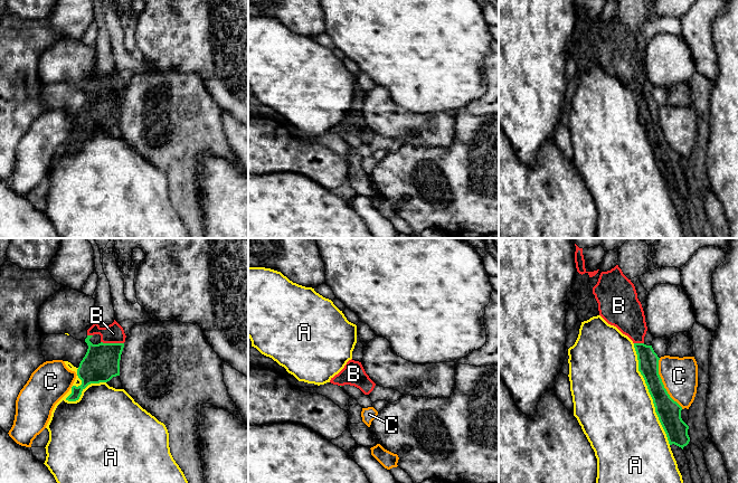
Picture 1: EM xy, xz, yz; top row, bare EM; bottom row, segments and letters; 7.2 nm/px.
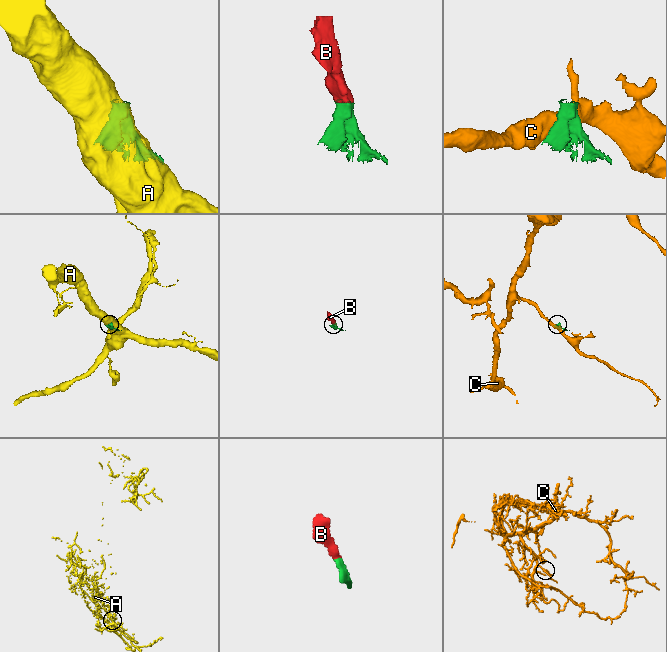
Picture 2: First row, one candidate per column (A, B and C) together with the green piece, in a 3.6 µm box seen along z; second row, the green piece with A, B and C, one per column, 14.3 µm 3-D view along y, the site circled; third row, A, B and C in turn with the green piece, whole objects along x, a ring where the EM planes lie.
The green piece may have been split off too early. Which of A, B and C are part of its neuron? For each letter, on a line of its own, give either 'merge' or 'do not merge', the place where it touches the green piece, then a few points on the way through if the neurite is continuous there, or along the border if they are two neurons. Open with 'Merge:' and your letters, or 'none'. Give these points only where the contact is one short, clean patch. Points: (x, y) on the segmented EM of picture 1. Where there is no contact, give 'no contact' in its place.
Merge: B
A: do not merge; meets green in yz at (650, 394)
B: merge; meets green in xy at (112, 343)
C: do not merge; meets green in yz at (662, 384)

